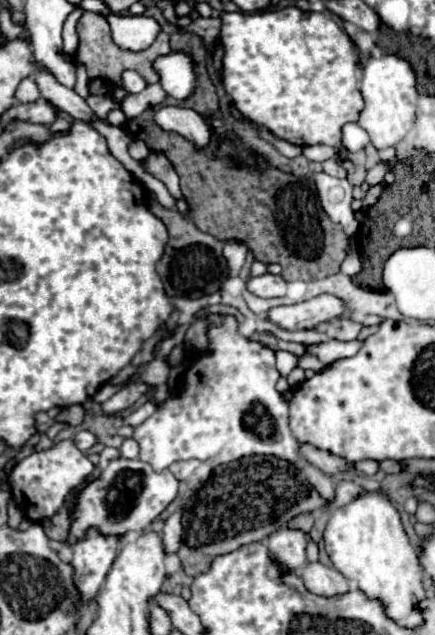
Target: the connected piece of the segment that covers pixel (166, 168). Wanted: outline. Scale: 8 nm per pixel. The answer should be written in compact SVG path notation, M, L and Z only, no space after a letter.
M151 153L143 163L141 163L151 175L155 175L159 181L163 181L169 189L169 193L175 197L175 199L185 199L183 193L181 193L181 187L179 187L179 177L177 177L177 171L173 169L171 161L163 155L163 153Z

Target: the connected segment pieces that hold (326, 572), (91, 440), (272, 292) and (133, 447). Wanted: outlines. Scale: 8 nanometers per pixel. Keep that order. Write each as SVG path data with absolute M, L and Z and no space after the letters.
M319 561L305 565L299 571L299 577L303 579L305 587L315 595L331 597L331 595L341 595L341 593L349 591L347 579L337 569L325 567Z
M79 431L73 441L75 441L77 449L81 449L83 453L87 453L97 443L97 439L95 439L95 435L91 431Z
M265 273L261 277L251 277L247 289L257 297L283 297L287 293L287 283L283 277Z
M125 439L121 445L121 455L127 459L137 459L139 457L139 445L135 443L135 439Z

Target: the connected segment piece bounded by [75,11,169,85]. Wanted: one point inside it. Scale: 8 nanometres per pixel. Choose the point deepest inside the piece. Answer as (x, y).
(98, 53)

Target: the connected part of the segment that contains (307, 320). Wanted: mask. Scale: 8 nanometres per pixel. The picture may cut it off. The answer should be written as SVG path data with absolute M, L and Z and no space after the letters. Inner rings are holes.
M319 295L297 305L273 307L267 311L267 319L287 331L313 329L315 325L323 321L333 321L337 317L351 317L351 315L345 311L345 303L333 295Z

